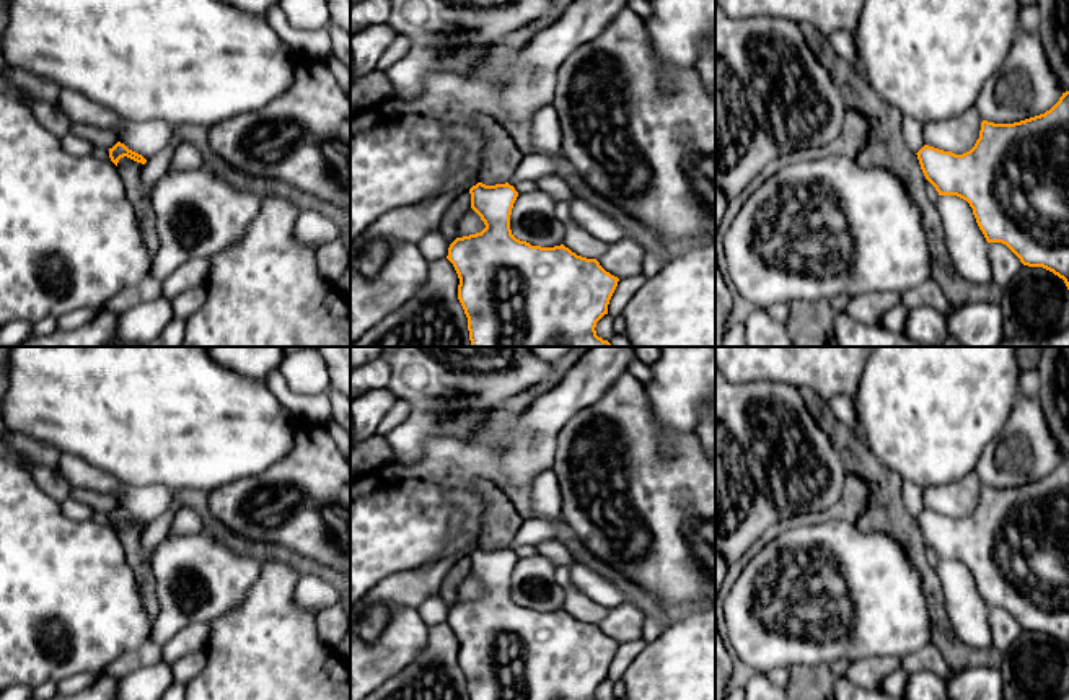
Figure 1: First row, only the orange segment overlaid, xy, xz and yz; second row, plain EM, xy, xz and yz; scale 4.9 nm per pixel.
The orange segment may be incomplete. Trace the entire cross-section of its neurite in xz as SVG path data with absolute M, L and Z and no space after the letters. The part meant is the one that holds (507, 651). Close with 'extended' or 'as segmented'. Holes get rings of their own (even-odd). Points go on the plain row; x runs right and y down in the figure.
M477 547L469 558L471 573L486 593L456 602L447 620L460 643L458 664L468 682L469 700L596 700L596 687L608 679L619 643L596 623L577 620L564 609L541 612L517 604L510 580L518 557L508 547Z; as segmented

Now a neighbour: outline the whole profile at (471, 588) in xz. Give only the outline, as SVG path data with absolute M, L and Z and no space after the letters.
M469 573L458 588L458 602L481 597L486 593L481 581Z

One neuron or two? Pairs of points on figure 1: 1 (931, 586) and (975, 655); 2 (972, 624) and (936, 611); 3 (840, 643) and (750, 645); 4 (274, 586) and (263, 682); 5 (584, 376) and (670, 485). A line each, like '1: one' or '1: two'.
1: one
2: two
3: one
4: one
5: two

